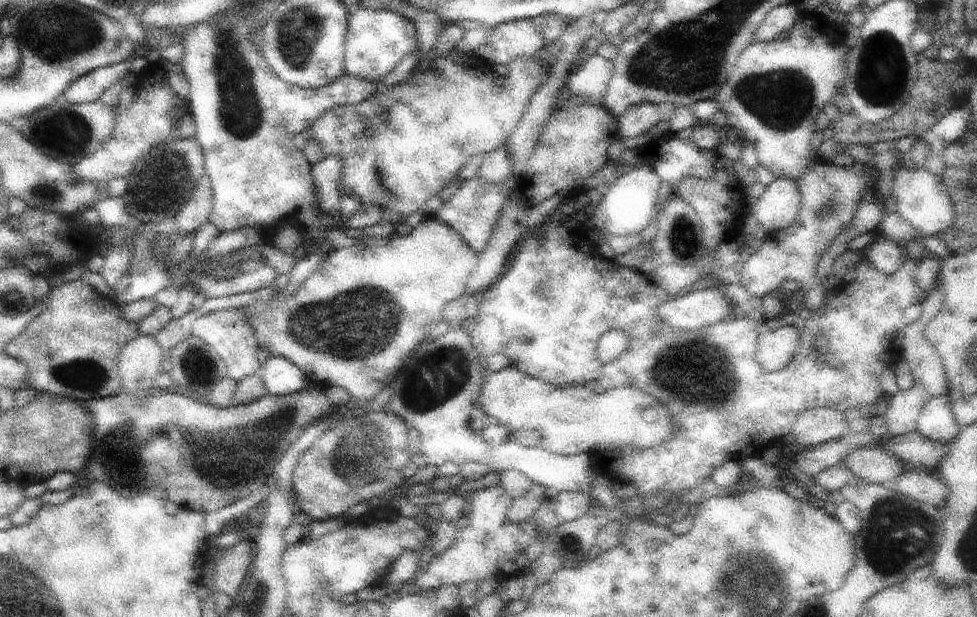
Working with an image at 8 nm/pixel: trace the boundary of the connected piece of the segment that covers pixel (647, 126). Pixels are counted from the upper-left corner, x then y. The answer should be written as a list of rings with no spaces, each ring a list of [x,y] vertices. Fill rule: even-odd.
[[[639,104],[629,110],[625,110],[617,118],[617,138],[633,138],[641,136],[649,130],[655,130],[655,126],[661,122],[661,114],[657,104]]]

